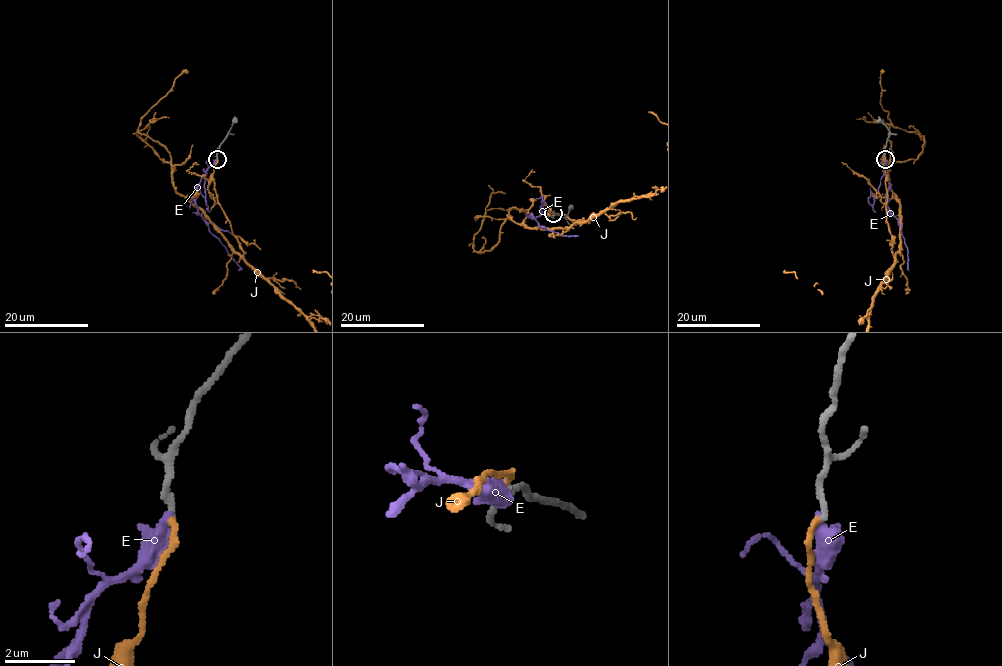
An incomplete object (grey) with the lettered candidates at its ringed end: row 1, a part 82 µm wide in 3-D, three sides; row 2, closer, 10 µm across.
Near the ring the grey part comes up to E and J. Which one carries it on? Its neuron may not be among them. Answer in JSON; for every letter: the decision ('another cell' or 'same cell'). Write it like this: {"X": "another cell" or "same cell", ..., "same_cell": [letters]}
{"E": "another cell", "J": "same cell", "same_cell": ["J"]}

